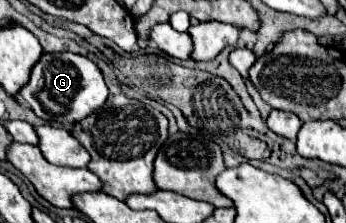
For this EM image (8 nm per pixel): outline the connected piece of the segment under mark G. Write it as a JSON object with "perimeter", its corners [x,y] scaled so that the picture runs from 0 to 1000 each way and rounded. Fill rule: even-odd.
{"perimeter":[[[205,229],[124,238],[90,309],[78,381],[66,381],[66,399],[55,408],[55,444],[72,453],[107,525],[130,534],[147,561],[199,561],[234,543],[275,489],[286,489],[309,453],[309,426],[315,399],[286,300],[263,265]]]}

